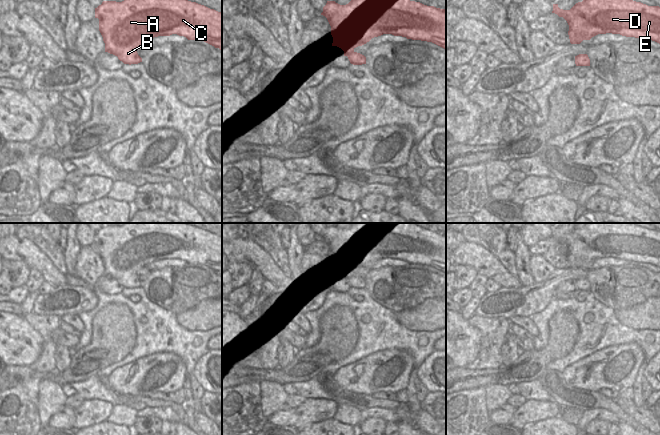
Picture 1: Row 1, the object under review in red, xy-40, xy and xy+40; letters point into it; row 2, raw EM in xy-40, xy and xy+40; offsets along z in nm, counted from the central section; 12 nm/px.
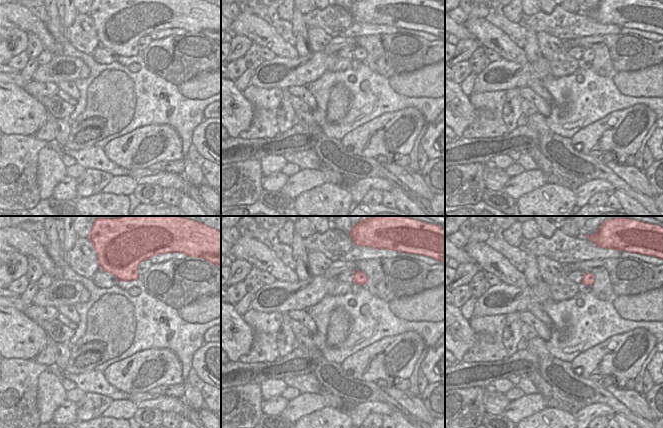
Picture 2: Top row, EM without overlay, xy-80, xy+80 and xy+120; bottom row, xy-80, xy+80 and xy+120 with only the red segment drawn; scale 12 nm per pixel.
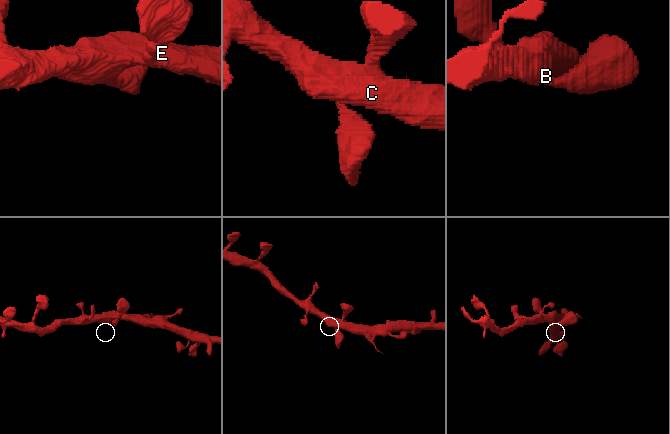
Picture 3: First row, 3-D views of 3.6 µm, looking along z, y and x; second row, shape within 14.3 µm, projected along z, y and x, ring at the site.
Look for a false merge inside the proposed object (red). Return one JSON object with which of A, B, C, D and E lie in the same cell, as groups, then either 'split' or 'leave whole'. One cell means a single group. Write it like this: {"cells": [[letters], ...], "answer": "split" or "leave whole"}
{"cells": [["A", "B", "C", "D", "E"]], "answer": "leave whole"}

